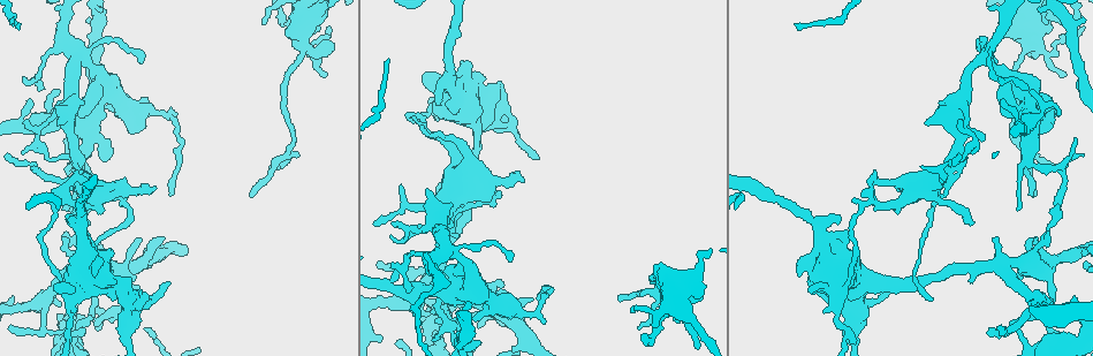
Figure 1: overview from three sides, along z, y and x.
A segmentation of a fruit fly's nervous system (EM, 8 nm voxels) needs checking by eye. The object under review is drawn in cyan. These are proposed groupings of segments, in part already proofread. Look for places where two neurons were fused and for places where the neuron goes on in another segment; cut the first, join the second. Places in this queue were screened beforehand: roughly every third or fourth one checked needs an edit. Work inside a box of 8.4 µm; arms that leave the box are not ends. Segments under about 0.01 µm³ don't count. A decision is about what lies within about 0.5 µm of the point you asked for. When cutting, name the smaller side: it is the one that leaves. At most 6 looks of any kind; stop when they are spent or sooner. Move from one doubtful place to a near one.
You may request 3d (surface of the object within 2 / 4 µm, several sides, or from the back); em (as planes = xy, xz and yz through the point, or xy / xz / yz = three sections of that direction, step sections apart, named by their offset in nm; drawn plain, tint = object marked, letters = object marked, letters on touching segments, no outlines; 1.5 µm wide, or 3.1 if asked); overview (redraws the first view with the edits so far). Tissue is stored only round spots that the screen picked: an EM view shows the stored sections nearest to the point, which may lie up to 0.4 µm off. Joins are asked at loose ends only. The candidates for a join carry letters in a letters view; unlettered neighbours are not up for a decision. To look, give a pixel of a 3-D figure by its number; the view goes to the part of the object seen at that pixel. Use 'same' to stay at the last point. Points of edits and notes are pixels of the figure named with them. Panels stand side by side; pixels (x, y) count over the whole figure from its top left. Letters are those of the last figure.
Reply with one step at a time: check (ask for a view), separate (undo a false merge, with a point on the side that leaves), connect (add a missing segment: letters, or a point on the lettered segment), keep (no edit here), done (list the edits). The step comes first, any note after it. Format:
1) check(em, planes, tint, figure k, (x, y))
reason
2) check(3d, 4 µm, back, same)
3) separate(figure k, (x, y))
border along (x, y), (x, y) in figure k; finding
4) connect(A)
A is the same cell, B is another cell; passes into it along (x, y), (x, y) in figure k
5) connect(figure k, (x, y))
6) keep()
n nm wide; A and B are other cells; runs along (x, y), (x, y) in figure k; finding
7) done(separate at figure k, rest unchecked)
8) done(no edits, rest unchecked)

check(em, planes, plain, figure 1, (1076, 138))

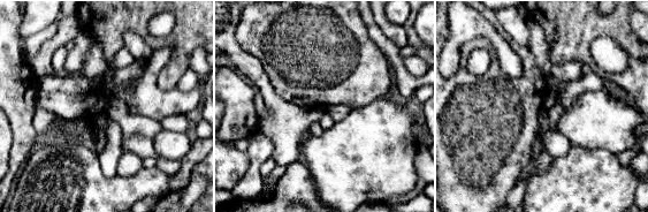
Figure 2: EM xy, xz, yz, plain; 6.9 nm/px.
check(em, planes, letters, same)
what lies round it

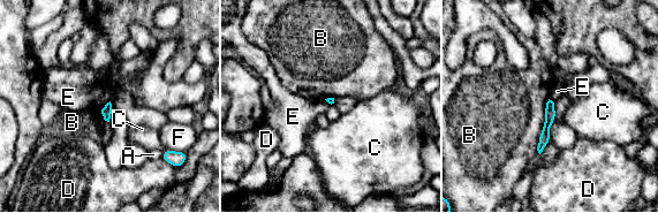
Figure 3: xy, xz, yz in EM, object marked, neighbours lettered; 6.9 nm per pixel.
keep()
A, B, C, D, E and F are other cells; border along (110, 100), (99, 109) in figure 3; none of them fits

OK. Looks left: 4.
check(3d, 4 µm, figure 1, (407, 227))
touches itself

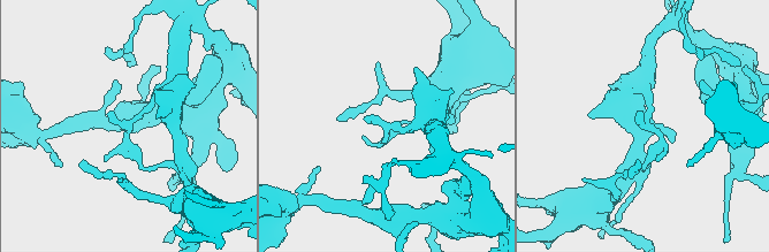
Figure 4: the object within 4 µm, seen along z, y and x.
check(em, planes, tint, figure 4, (128, 125))
need the tissue

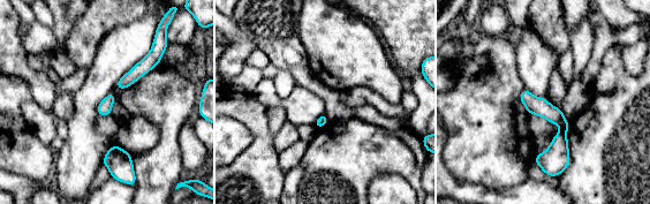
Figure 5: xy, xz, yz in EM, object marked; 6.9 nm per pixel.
check(em, planes, letters, same)
what lies round it

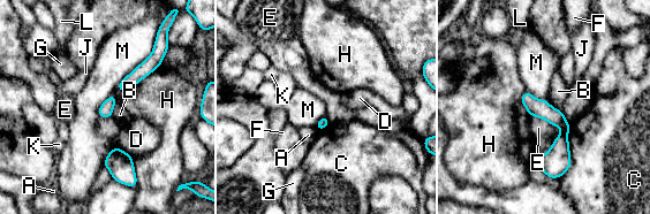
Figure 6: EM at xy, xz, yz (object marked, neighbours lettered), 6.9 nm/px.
keep()
A, B, C, D, E, F, G, H, J, K, L and M are other cells; continuous, no second neuron

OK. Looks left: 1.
check(em, planes, letters, figure 1, (632, 309))
thin end

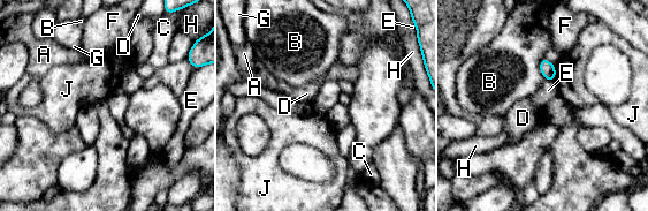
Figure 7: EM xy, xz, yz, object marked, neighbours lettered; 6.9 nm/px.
keep()
B touches over 160 nm; A, B, C, D, E, F, G, H and J are other cells; none of them fits

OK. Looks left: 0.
done(no edits, rest unchecked)

